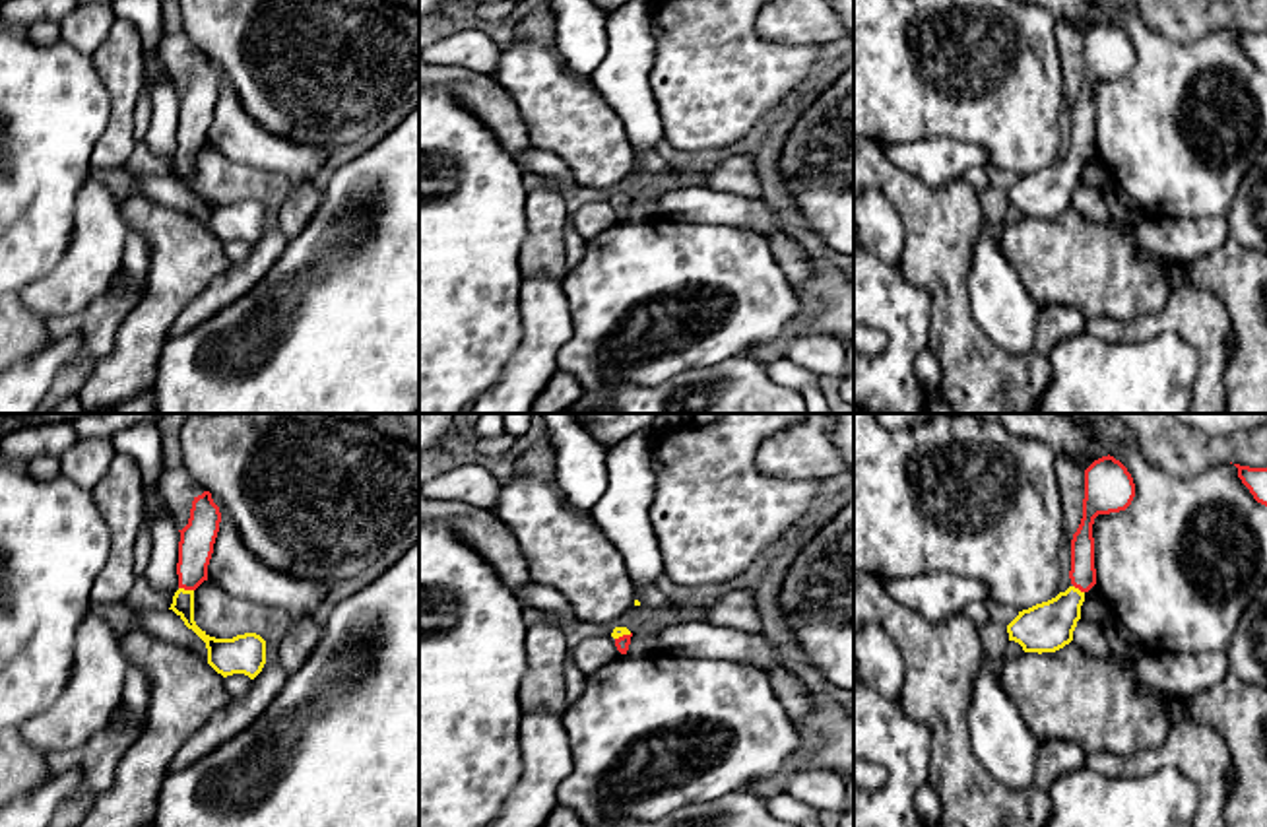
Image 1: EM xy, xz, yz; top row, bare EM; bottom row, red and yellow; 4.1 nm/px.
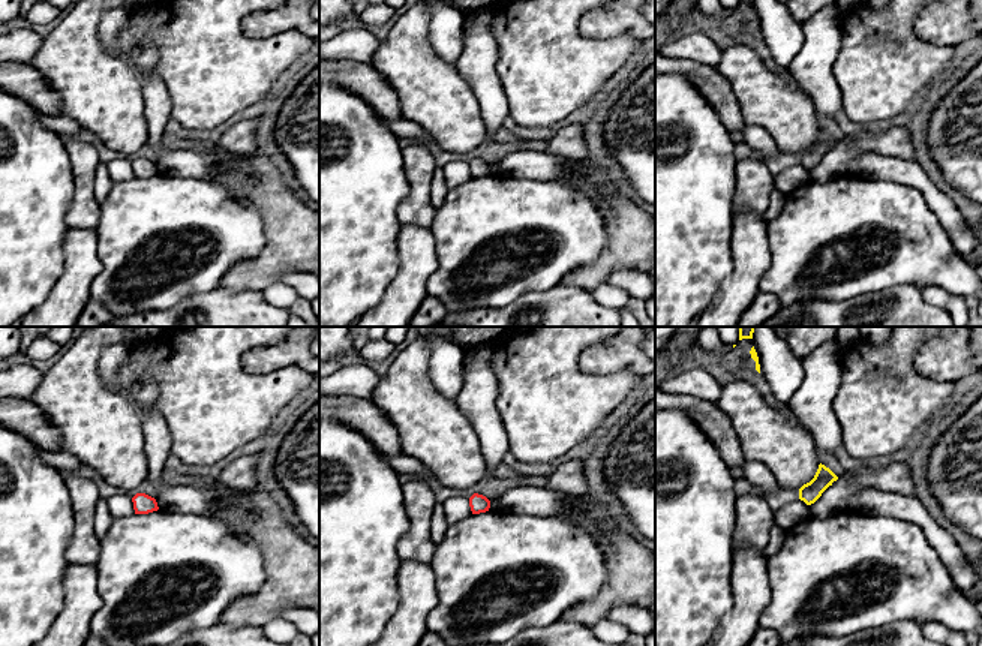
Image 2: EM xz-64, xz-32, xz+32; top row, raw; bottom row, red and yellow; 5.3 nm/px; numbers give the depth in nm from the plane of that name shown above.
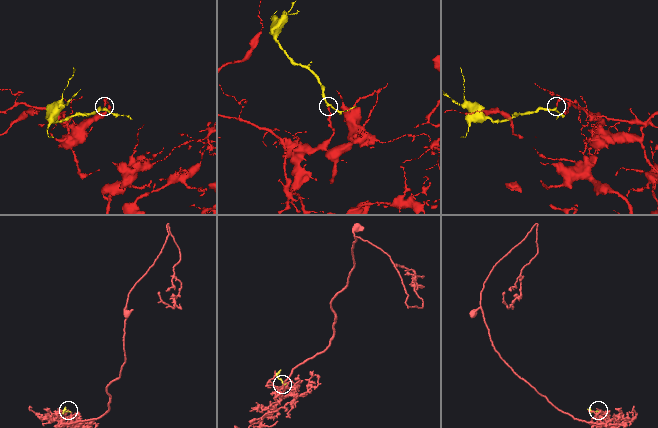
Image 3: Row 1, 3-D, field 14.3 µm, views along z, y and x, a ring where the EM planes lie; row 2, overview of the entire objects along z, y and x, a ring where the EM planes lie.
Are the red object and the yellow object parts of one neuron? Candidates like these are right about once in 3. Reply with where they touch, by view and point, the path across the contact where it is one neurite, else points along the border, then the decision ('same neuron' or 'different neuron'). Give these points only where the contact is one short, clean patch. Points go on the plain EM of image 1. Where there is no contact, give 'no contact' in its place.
xy (187, 154) | across xy (196, 107), (187, 154), (183, 167) | same neuron

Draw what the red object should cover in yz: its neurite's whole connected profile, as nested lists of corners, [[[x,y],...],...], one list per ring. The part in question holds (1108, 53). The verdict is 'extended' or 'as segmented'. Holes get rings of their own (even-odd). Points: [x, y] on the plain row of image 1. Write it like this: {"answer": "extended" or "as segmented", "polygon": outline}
{"answer": "extended", "polygon": [[[1102,21],[1085,35],[1083,83],[1071,105],[1071,151],[1056,163],[1036,169],[1007,190],[1009,206],[1024,217],[1056,217],[1073,206],[1085,159],[1096,149],[1092,89],[1098,80],[1125,76],[1135,62],[1127,33],[1114,21]]]}

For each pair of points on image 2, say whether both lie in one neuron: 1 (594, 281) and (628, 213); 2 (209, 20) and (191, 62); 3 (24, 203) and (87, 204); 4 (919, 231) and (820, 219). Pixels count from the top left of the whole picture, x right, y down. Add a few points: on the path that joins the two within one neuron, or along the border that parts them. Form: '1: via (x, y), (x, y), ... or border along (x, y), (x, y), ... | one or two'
1: via (603, 264), (606, 254), (627, 230) | one
2: via (200, 30), (200, 51) | one
3: border along (71, 168), (75, 195), (66, 212), (68, 227) | two
4: via (895, 227), (879, 221), (844, 221) | one

